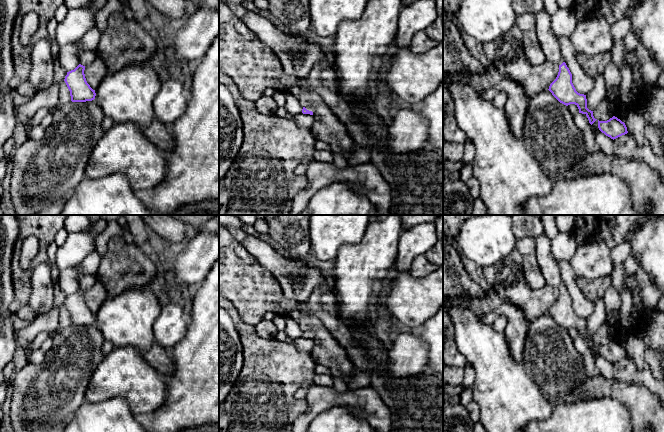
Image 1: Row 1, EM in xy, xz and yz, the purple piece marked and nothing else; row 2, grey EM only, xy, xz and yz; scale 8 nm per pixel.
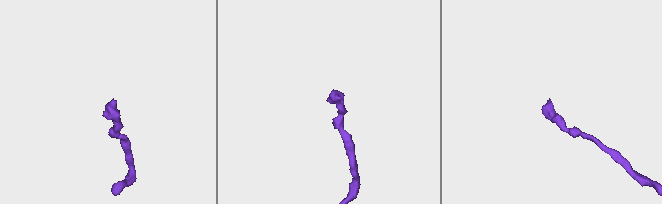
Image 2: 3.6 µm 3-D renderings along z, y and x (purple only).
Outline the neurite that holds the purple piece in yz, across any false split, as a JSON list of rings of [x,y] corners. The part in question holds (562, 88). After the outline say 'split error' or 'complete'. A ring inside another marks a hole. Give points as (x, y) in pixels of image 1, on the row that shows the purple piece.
[[[544,10],[533,14],[536,34],[545,59],[559,66],[558,75],[548,90],[560,103],[566,106],[575,104],[579,113],[585,114],[592,125],[597,119],[594,118],[593,111],[587,108],[586,95],[578,93],[572,83],[572,74],[564,62],[558,37],[554,34],[551,26],[550,16]]] | split error

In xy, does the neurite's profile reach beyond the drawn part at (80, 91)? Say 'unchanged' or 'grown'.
grown

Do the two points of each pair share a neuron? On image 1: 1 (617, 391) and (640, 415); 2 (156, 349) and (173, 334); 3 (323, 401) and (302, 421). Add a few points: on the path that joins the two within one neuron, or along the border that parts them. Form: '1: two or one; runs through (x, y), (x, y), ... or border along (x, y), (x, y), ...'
1: one; runs through (624, 395), (637, 408)
2: two; border along (154, 342), (168, 350)
3: one; runs through (318, 405), (307, 416)

